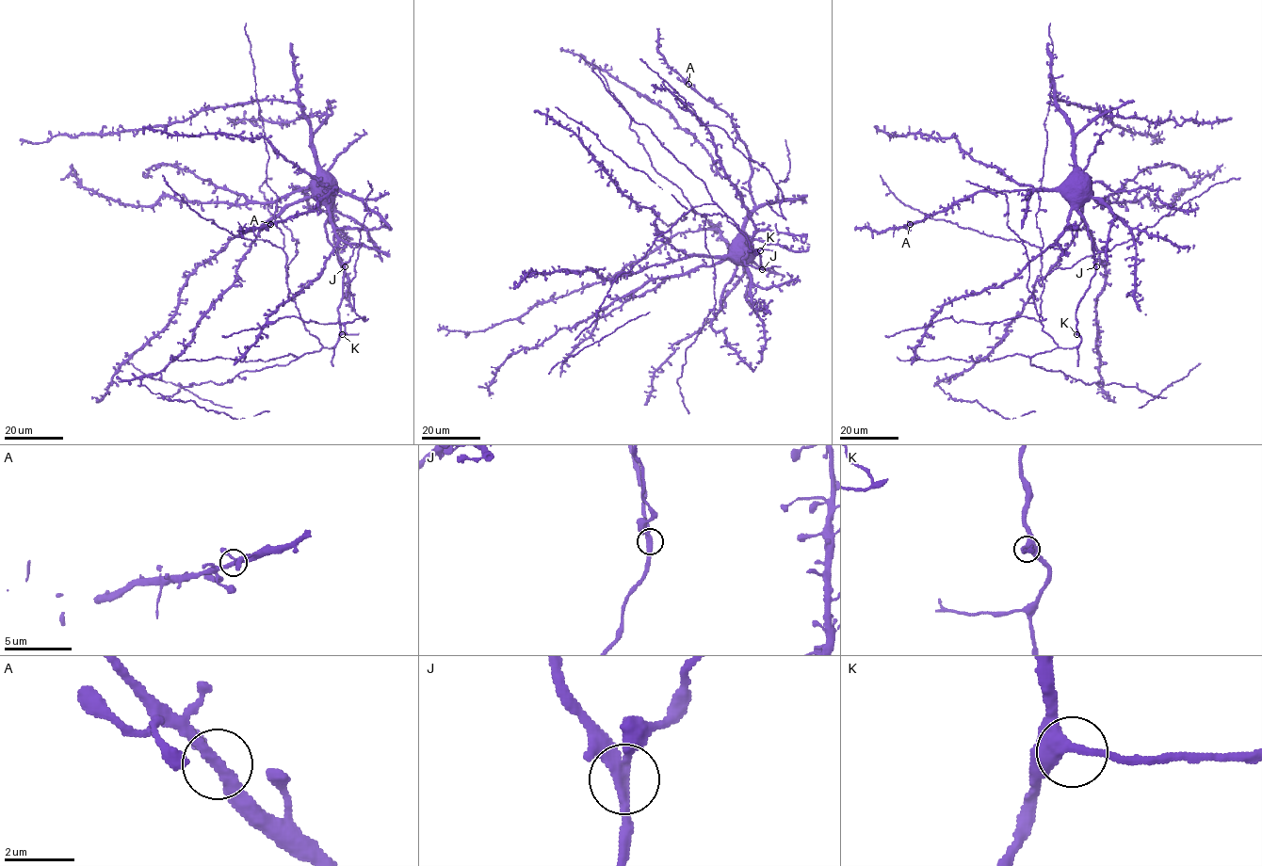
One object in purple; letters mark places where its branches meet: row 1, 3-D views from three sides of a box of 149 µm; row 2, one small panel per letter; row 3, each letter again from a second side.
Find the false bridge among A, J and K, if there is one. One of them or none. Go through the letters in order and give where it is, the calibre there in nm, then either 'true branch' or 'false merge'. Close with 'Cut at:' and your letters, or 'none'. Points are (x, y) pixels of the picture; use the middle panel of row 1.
A: (688, 84) | 280 nm | true branch
J: (762, 269) | 280 nm | false merge
K: (760, 250) | 320 nm | true branch
Cut at: J

